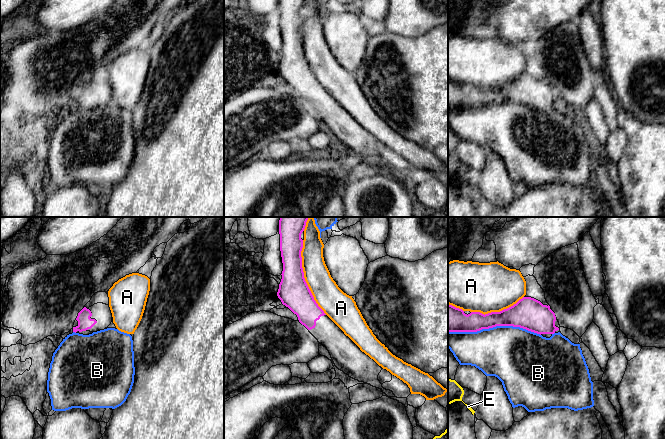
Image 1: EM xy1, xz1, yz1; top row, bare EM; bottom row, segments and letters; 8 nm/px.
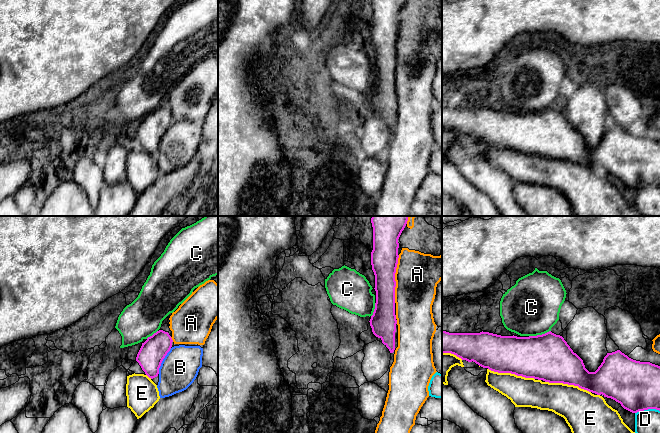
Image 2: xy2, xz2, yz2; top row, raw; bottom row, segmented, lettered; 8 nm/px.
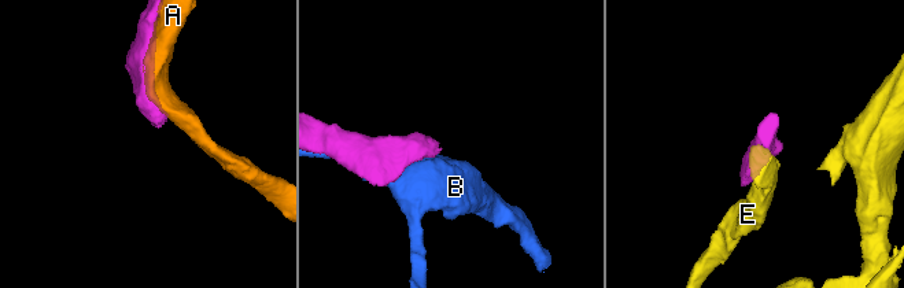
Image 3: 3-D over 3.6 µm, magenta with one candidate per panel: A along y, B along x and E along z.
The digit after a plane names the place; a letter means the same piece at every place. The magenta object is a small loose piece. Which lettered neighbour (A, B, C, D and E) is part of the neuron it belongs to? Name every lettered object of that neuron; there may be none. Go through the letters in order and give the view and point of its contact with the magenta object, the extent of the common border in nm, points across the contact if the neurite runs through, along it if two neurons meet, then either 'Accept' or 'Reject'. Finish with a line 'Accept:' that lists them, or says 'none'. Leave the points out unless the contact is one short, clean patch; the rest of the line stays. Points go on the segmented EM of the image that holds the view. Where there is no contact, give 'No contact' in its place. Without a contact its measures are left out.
A: Touches magenta at xz1 (303, 277). Shared border 650 nm. Reject
B: Touches magenta at yz1 (494, 326). Shared border 750 nm. Reject
C: Touches magenta at yz2 (539, 335). Shared border 180 nm. Boundary: yz2 (550, 330), (529, 336). Reject
D: Touches magenta at yz2 (647, 409). Shared border 200 nm. Reject
E: Touches magenta at yz2 (511, 373). Shared border 380 nm. Reject
Accept: none

